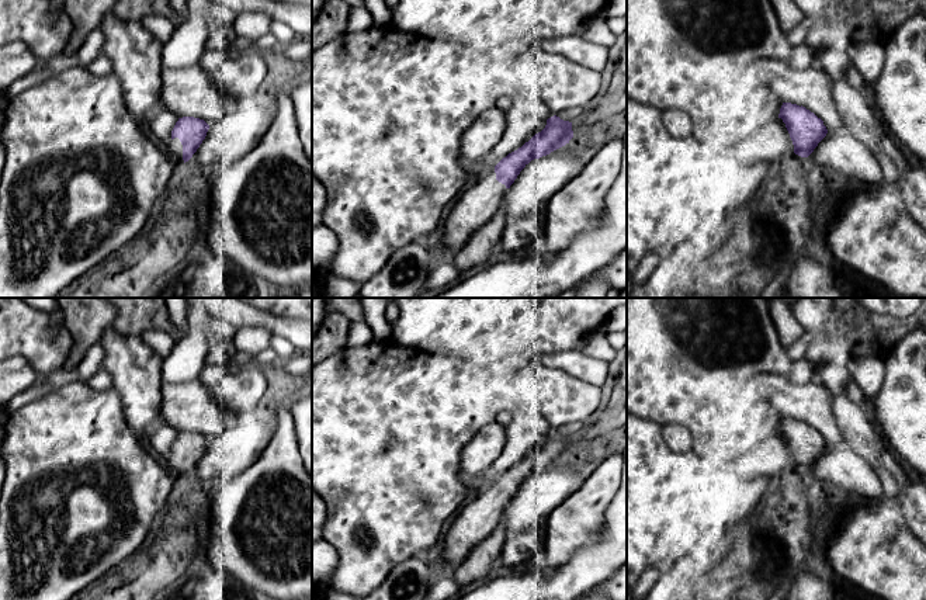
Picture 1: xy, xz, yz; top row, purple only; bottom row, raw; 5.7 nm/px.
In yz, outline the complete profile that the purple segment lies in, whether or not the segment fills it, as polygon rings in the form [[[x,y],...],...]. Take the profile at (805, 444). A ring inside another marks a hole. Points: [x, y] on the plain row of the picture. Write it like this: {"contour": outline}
{"contour": [[[783,417],[778,433],[785,438],[794,468],[801,472],[808,472],[828,448],[823,436],[802,420]]]}

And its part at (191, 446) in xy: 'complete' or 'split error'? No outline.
split error

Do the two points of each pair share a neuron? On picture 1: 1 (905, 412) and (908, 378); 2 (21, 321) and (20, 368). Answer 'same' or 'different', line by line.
1: same
2: different

